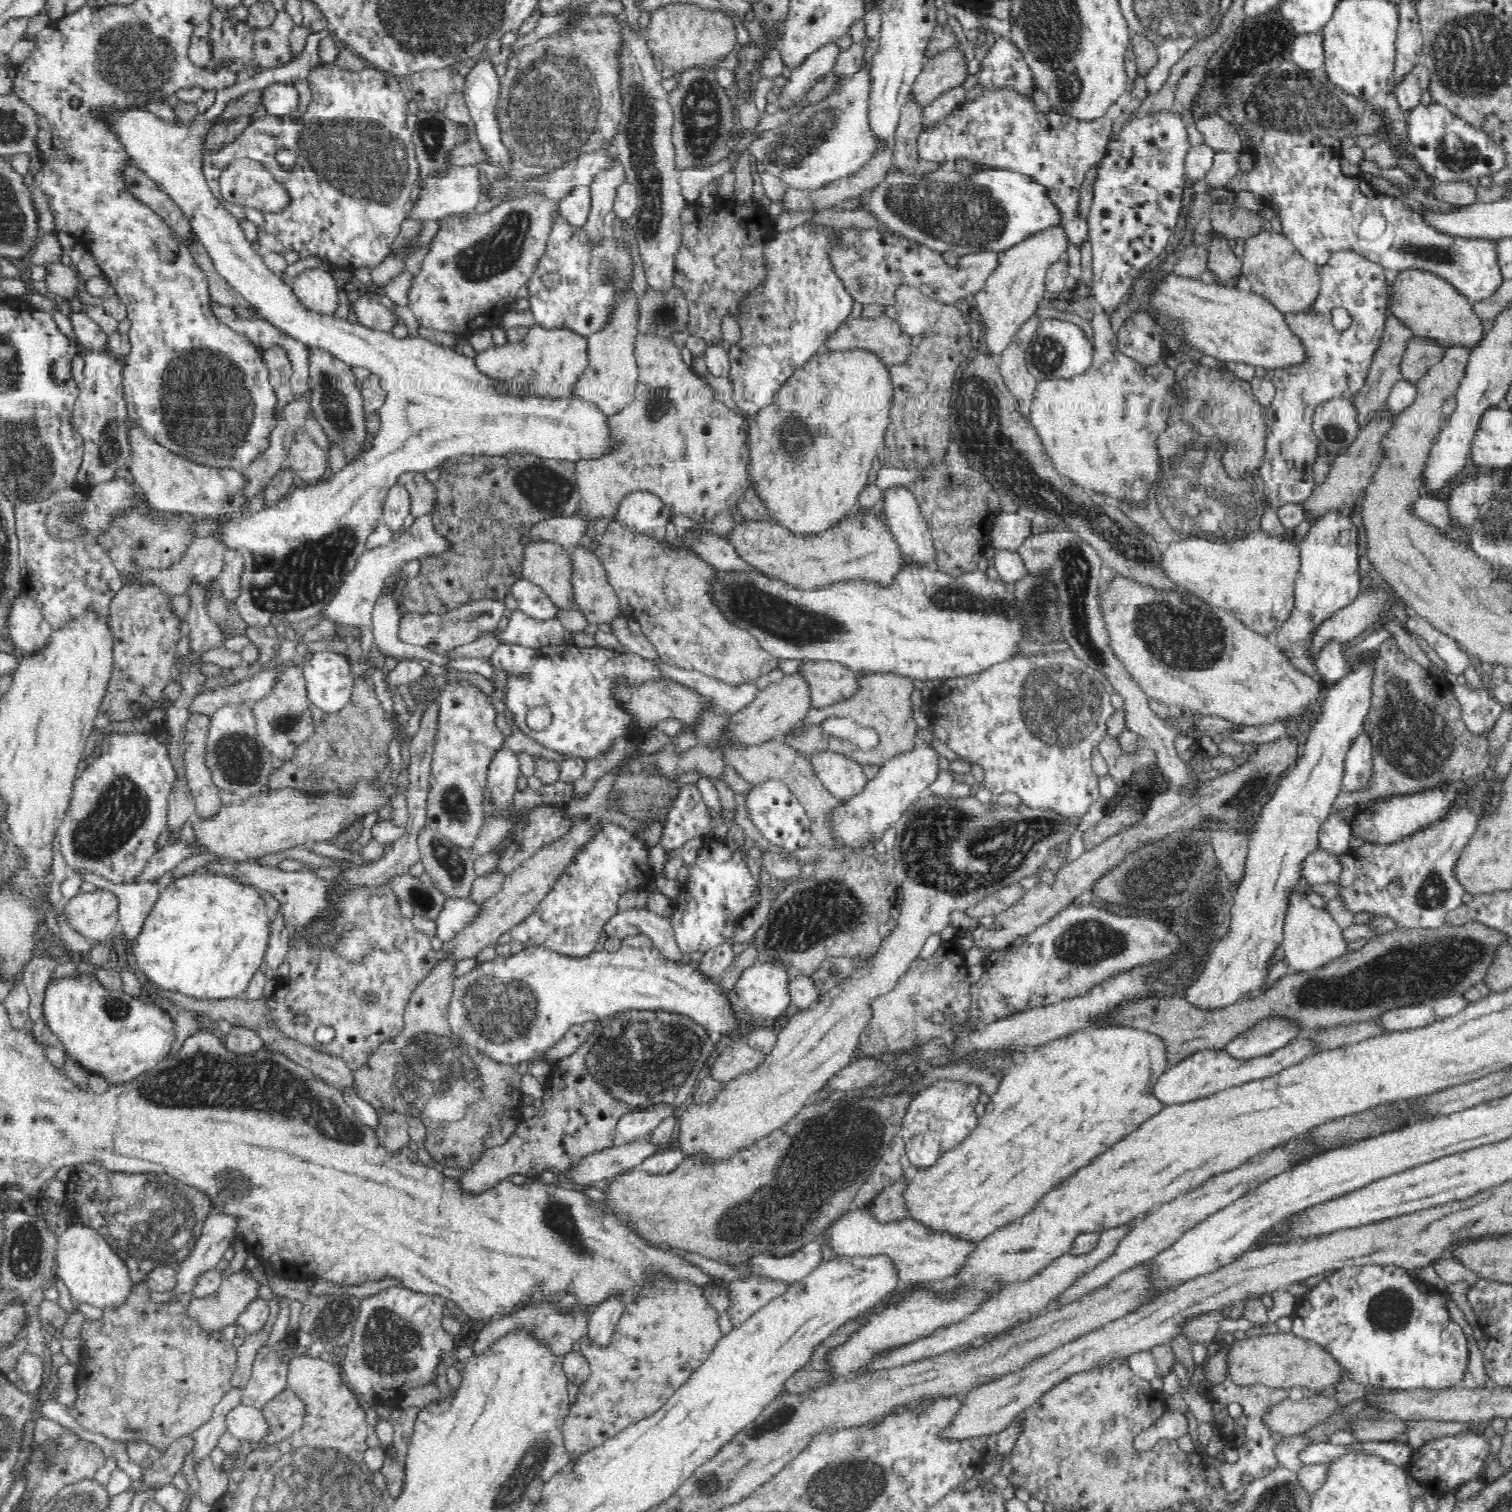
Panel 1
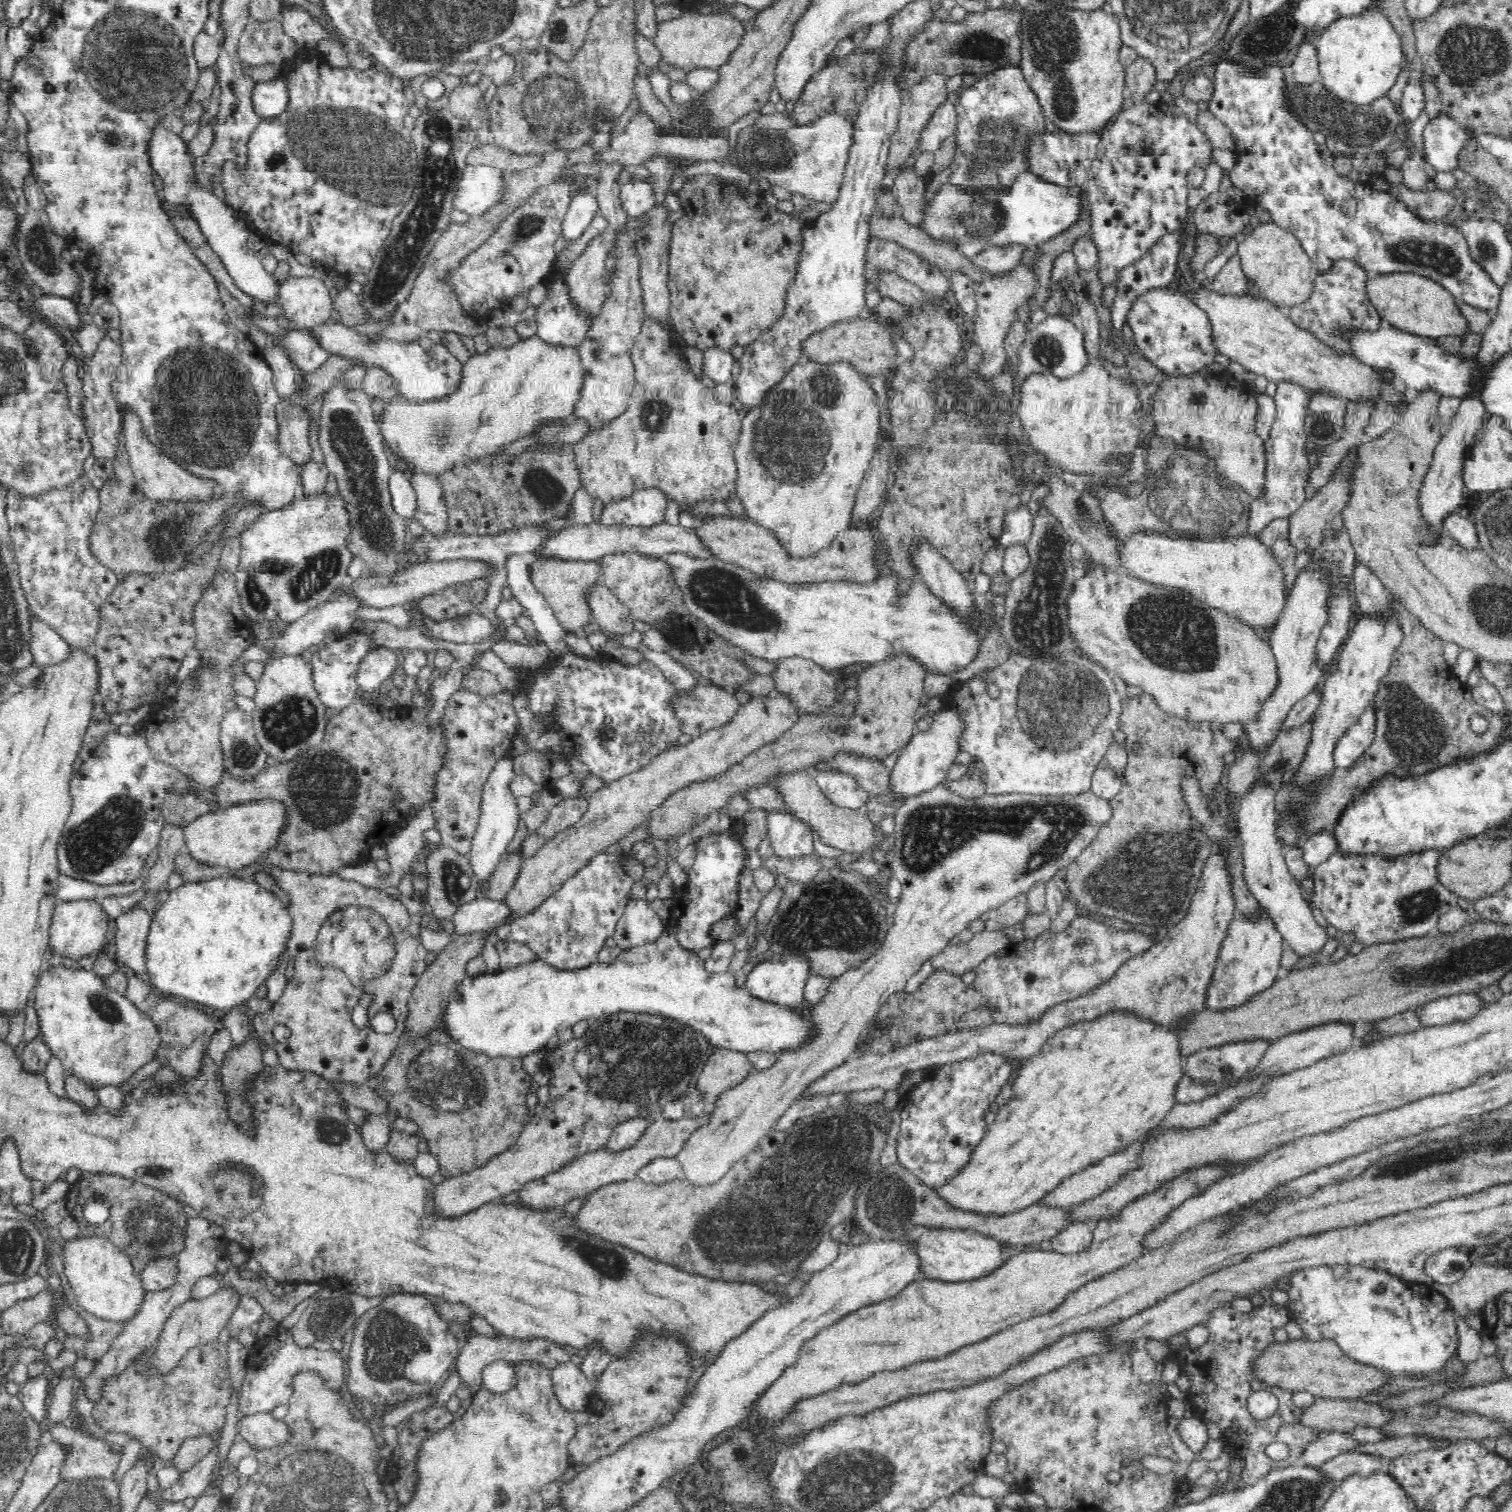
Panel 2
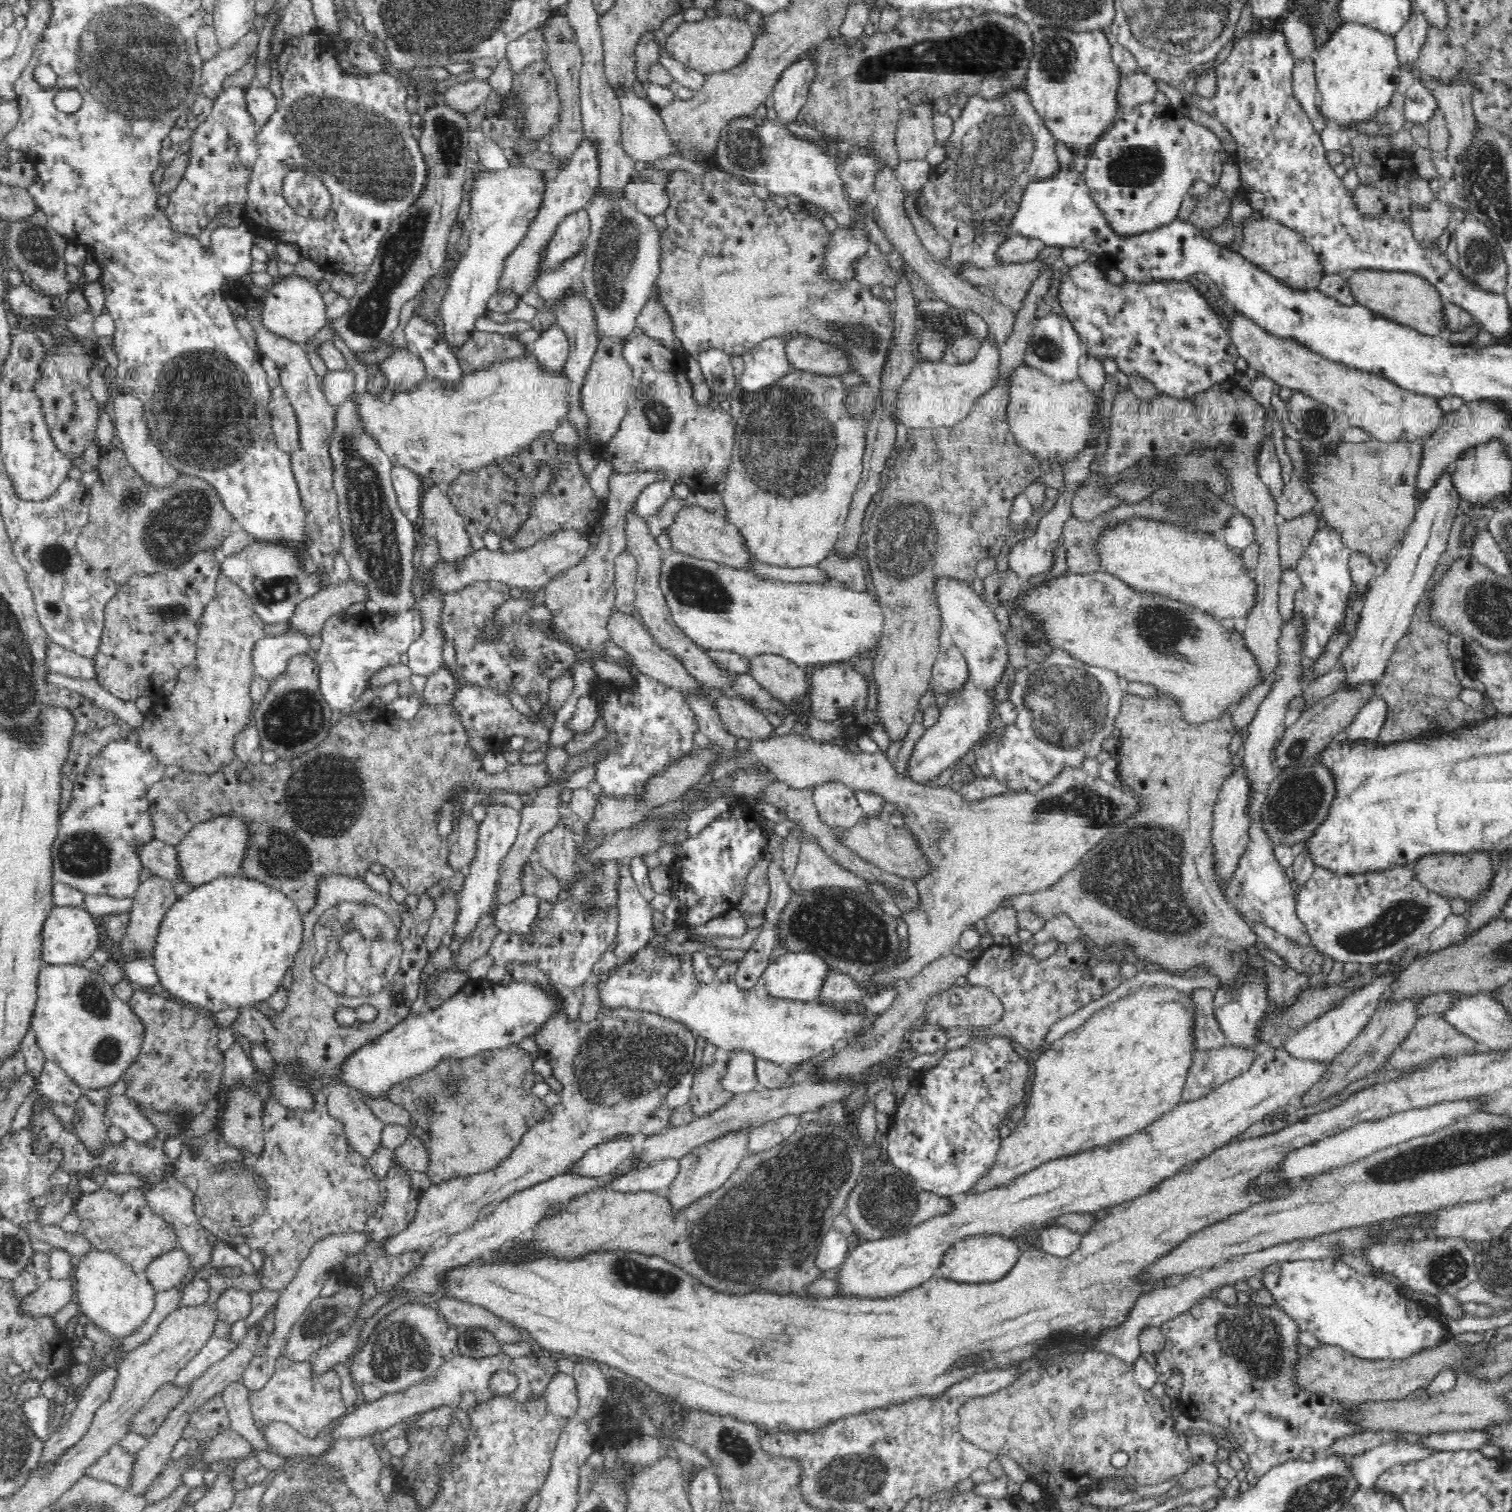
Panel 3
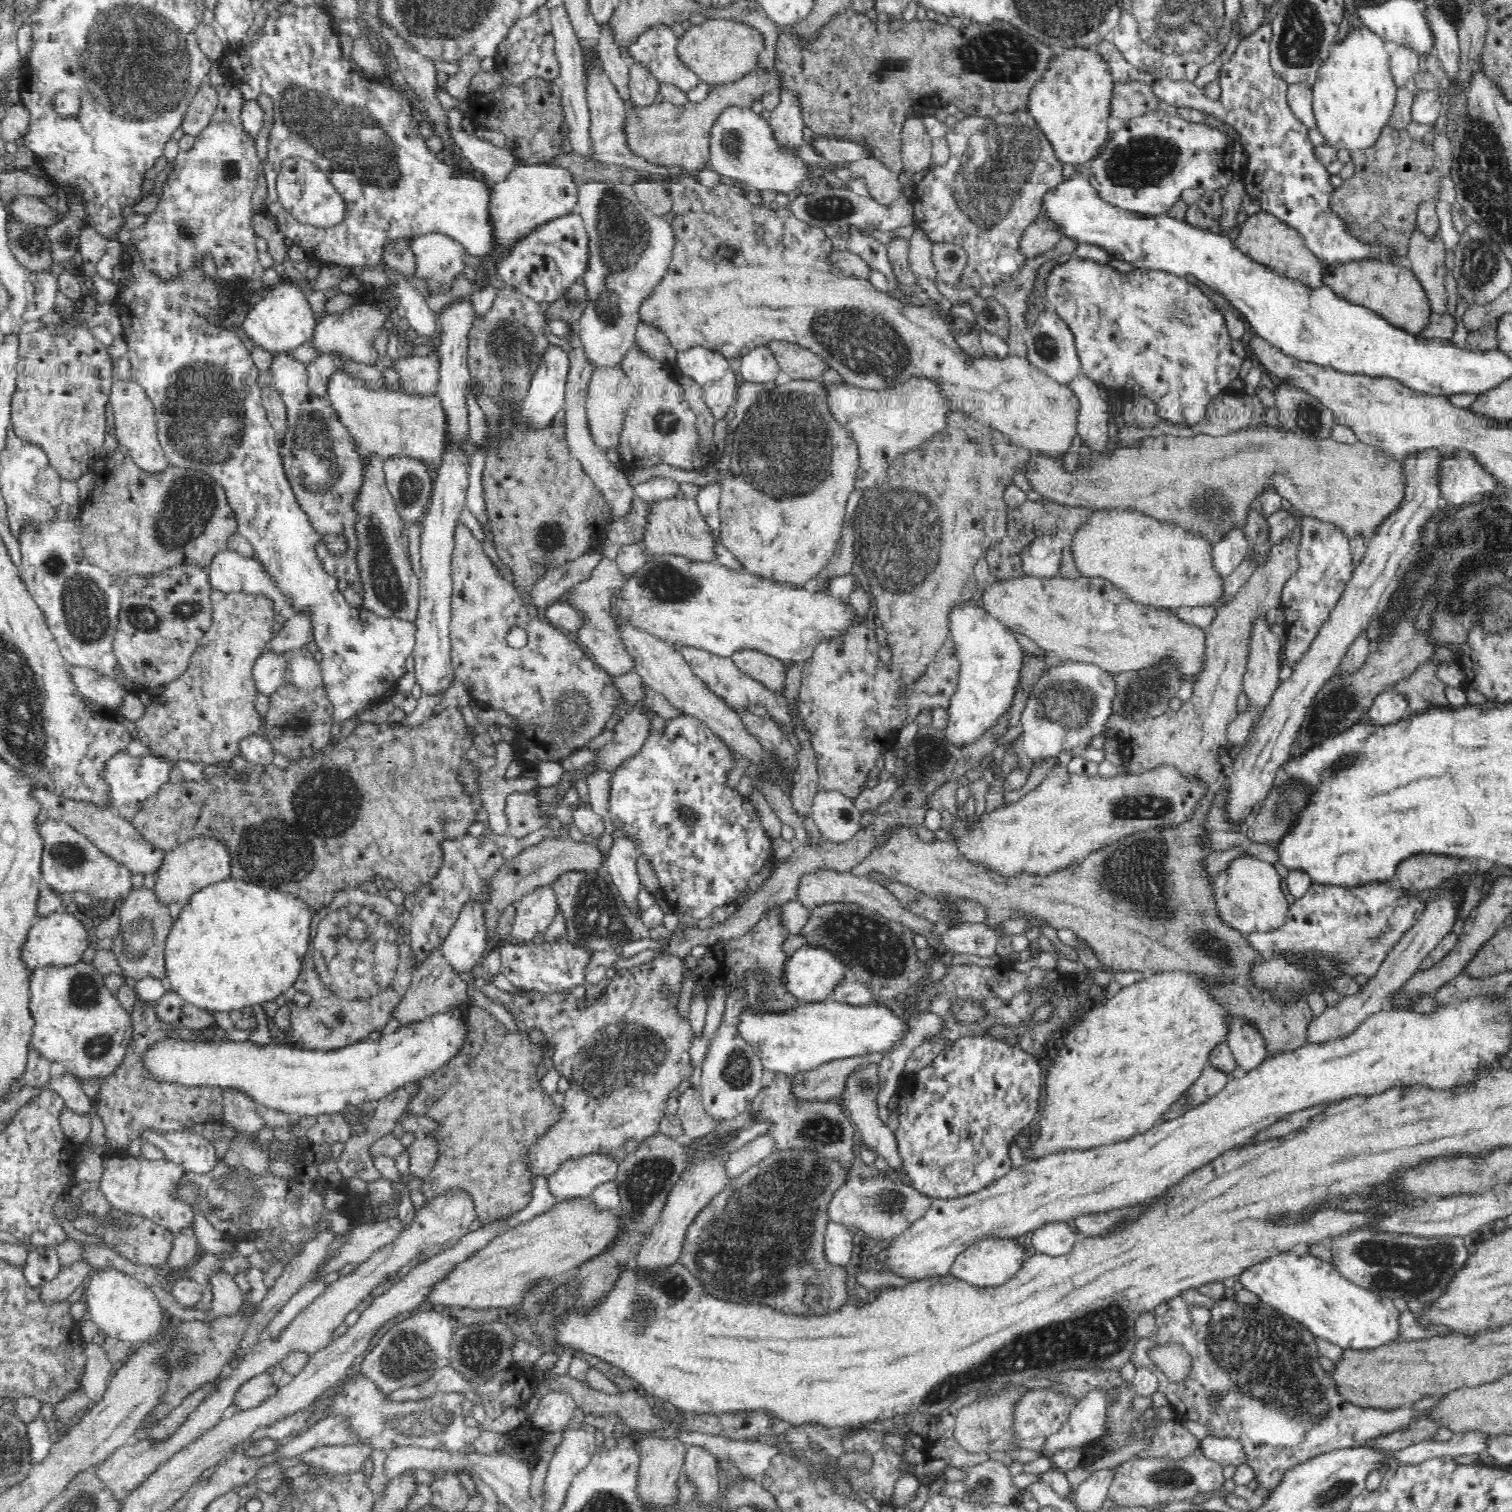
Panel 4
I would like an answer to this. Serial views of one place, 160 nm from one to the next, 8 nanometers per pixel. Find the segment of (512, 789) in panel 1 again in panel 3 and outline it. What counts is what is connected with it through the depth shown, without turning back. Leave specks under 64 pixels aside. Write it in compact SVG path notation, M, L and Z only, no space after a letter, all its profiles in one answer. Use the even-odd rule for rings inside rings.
M502 803L490 804L485 811L486 816L477 828L476 848L460 893L460 904L458 904L460 915L453 930L460 943L471 938L472 931L477 927L478 922L494 905L499 879L498 868L515 843L521 824L521 811Z

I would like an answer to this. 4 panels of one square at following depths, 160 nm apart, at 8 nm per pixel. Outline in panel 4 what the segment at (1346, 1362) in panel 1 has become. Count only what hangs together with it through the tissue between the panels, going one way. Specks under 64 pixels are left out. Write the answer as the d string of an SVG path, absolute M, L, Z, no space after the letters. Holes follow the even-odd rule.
M1296 1244L1274 1259L1249 1266L1239 1275L1240 1283L1244 1288L1254 1292L1262 1302L1303 1324L1314 1337L1334 1343L1343 1350L1374 1350L1390 1343L1401 1342L1398 1338L1402 1323L1400 1323L1400 1312L1394 1306L1394 1299L1378 1297L1372 1289L1354 1283L1348 1277L1344 1277L1336 1265L1310 1255L1307 1252L1308 1248L1308 1244Z

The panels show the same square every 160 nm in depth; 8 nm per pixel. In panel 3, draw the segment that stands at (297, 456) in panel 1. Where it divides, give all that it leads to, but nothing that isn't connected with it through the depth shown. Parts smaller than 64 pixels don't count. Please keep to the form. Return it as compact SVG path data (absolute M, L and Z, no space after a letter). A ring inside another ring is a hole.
M281 384L271 390L271 401L267 407L270 411L271 429L278 449L288 455L301 450L296 412L294 412L294 407L288 399L286 389Z

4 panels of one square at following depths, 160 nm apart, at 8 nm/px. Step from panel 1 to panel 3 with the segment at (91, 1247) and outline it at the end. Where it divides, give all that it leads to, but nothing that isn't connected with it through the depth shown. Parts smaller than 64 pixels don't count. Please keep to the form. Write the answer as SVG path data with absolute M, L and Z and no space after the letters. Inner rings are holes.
M88 1249L83 1255L78 1256L75 1266L73 1277L77 1279L77 1284L74 1284L76 1294L74 1300L77 1302L79 1312L88 1321L106 1330L113 1338L128 1336L143 1324L143 1320L146 1320L153 1309L154 1297L158 1294L147 1279L137 1274L130 1264L120 1258L120 1255L114 1253L112 1249Z

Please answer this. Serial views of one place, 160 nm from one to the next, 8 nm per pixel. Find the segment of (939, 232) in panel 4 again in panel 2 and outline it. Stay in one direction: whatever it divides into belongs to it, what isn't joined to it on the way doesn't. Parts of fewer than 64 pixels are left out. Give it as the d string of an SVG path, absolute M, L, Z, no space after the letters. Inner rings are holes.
M1004 61L990 72L977 77L974 84L960 94L955 107L955 156L946 169L929 177L925 200L930 200L946 181L970 191L990 185L1007 187L1013 181L1013 176L1026 168L1021 154L1025 140L1032 133L1045 128L1046 118L1039 99L1024 78L1018 61Z

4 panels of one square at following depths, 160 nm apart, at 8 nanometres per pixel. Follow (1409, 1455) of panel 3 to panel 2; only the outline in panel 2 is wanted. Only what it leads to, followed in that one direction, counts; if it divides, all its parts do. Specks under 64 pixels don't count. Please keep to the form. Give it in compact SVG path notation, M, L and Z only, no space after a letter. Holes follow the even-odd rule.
M1350 1452L1338 1454L1322 1465L1317 1467L1320 1473L1327 1480L1341 1481L1346 1475L1352 1473L1368 1473L1378 1472L1381 1468L1380 1456L1371 1456L1370 1454Z

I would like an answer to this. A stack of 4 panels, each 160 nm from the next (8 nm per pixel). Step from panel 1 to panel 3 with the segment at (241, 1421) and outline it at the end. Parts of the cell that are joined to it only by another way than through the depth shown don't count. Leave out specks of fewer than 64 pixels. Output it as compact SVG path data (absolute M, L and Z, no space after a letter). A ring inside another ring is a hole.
M268 1422L260 1425L264 1440L268 1442L268 1448L272 1453L286 1456L322 1456L332 1444L332 1437L311 1440L302 1437L292 1426L284 1422Z

